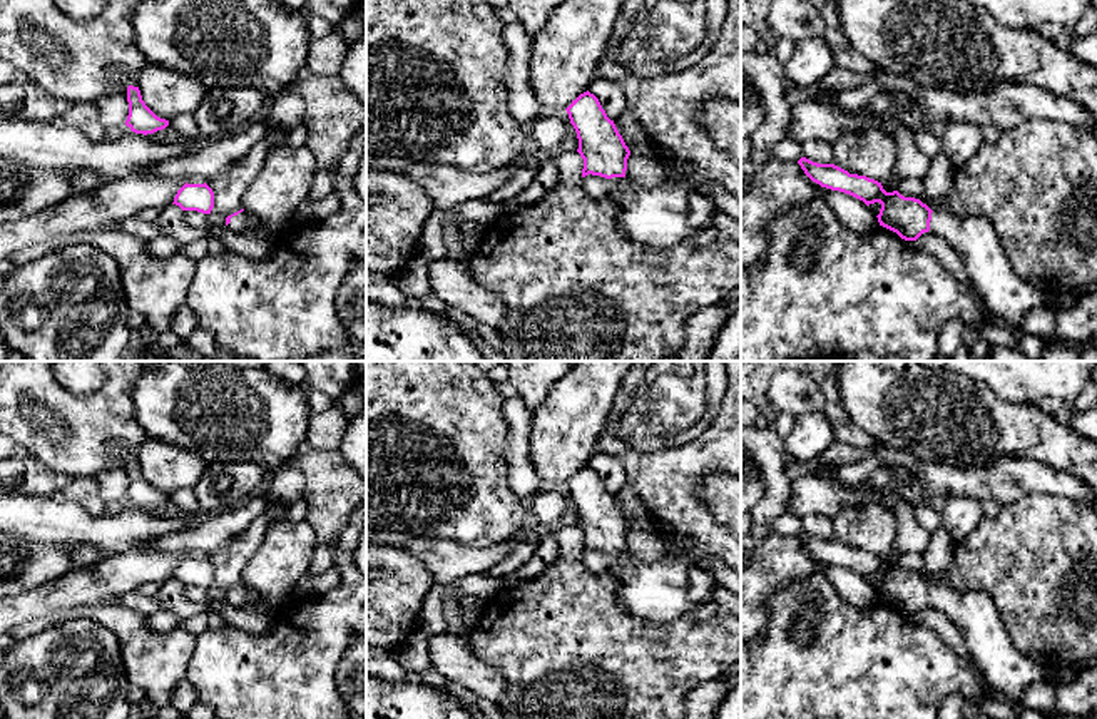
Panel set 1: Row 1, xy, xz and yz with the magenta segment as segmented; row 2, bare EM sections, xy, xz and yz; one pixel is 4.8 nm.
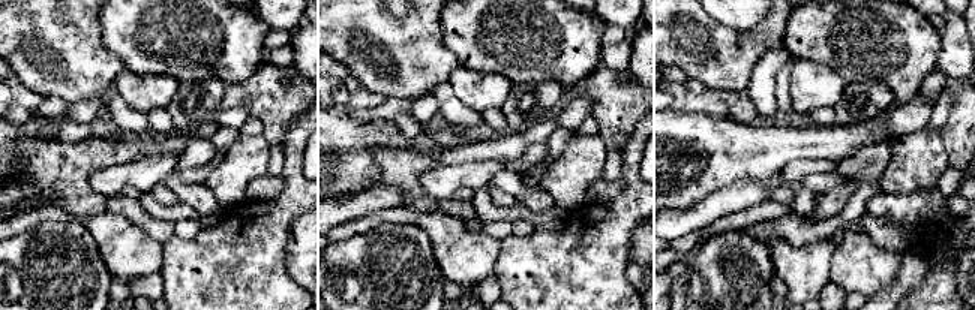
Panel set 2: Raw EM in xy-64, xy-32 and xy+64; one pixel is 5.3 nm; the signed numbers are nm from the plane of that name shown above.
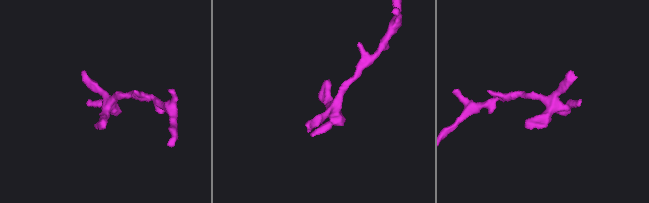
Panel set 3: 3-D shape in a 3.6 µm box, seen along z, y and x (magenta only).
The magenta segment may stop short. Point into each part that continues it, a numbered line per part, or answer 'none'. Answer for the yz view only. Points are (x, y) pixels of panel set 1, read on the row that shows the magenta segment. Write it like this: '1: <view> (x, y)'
1: yz (974, 239)

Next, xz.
1: xz (658, 218)

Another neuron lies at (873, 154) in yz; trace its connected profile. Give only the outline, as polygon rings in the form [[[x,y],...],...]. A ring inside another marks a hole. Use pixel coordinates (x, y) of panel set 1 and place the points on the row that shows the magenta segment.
[[[883,130],[841,135],[833,144],[833,164],[850,174],[866,176],[878,182],[895,174],[898,145]]]

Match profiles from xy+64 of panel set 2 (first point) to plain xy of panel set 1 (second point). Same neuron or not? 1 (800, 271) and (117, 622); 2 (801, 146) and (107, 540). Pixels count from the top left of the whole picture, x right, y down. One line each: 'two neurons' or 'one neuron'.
1: one neuron
2: one neuron

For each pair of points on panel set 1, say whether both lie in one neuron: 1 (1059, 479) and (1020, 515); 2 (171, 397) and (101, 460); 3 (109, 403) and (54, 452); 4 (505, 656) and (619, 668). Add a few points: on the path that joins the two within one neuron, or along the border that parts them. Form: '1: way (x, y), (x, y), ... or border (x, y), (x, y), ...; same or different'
1: border (1079, 502), (1045, 494), (1027, 494), (1005, 504); different
2: border (132, 387), (134, 420), (147, 437); different
3: way (96, 417), (67, 438); same
4: way (534, 656), (591, 659); same

